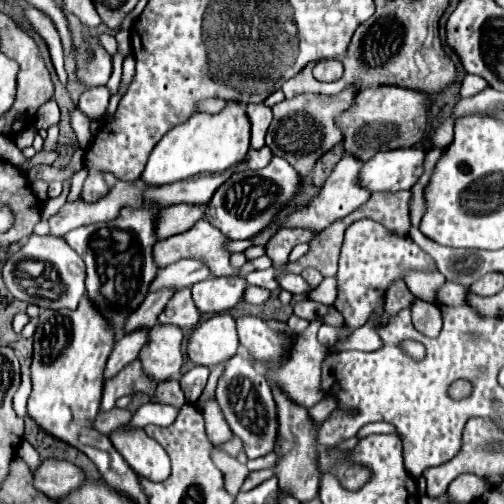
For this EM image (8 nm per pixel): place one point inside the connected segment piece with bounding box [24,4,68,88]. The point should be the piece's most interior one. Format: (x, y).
(40, 22)

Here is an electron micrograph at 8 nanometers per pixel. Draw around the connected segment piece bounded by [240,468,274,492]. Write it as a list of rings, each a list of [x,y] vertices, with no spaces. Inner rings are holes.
[[[258,470],[258,472],[250,472],[248,476],[246,476],[246,480],[244,480],[244,484],[242,484],[242,492],[248,492],[248,490],[252,490],[252,488],[256,488],[258,484],[262,484],[264,480],[268,480],[268,478],[272,478],[274,476],[274,470]]]

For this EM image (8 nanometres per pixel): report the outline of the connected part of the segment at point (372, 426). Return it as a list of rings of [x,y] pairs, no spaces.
[[[385,422],[370,423],[358,432],[358,438],[364,438],[368,434],[398,434],[392,424]]]

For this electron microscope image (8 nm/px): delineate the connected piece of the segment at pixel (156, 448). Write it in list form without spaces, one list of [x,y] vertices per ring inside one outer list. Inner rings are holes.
[[[122,426],[108,438],[138,476],[148,480],[166,480],[170,476],[170,458],[166,450],[146,436],[142,428]]]

